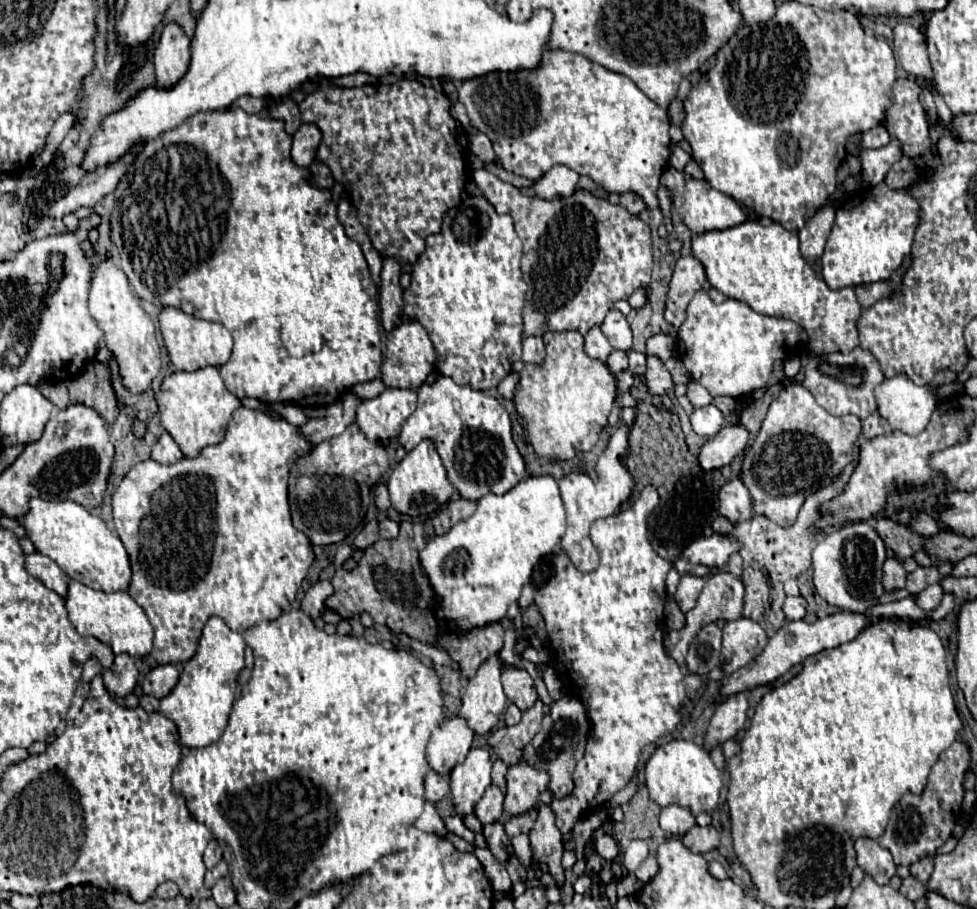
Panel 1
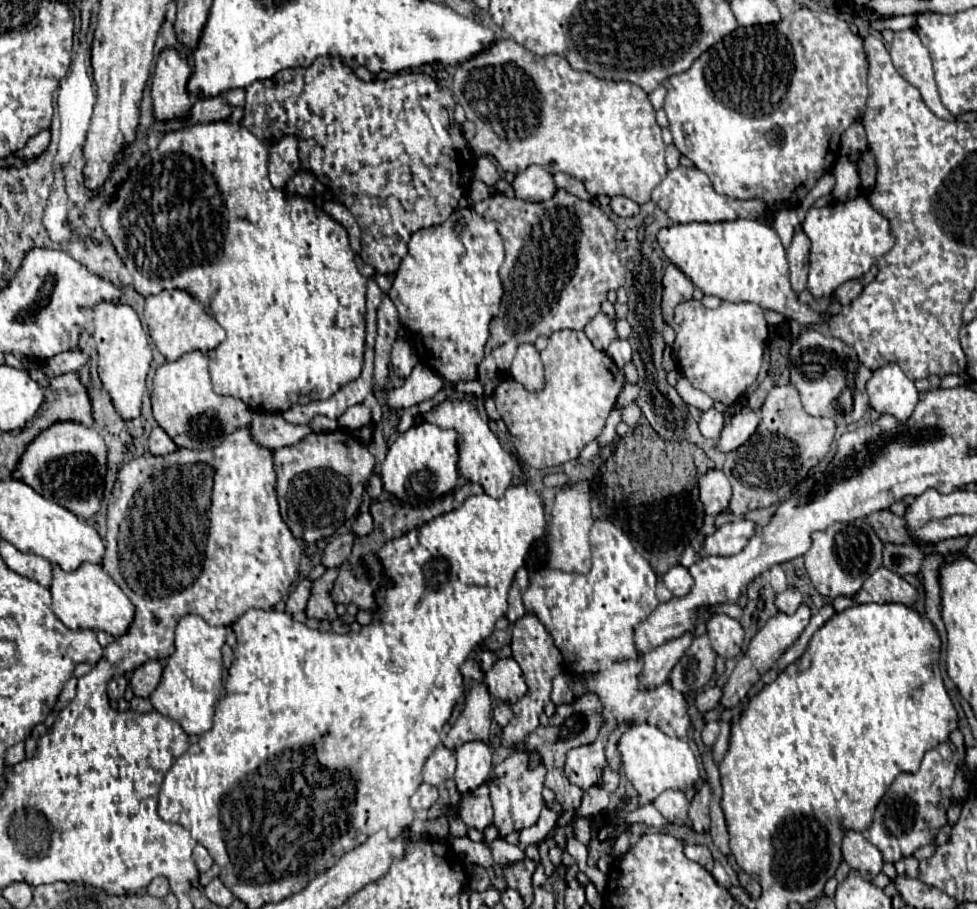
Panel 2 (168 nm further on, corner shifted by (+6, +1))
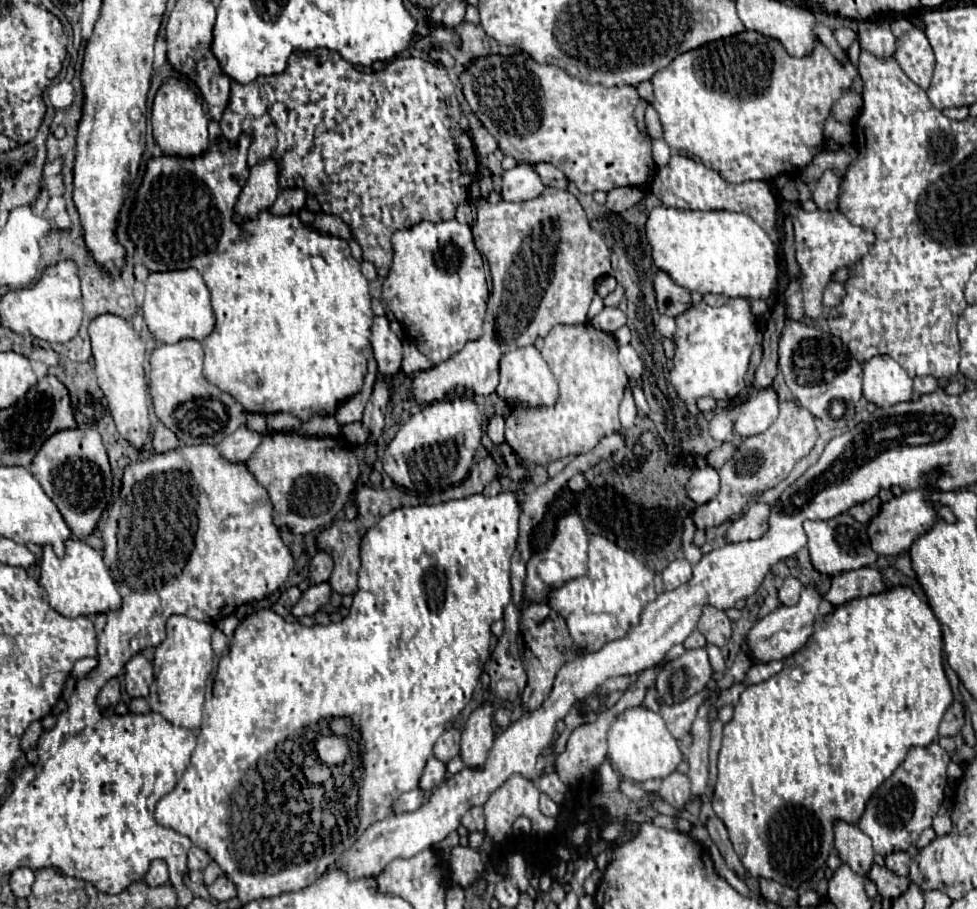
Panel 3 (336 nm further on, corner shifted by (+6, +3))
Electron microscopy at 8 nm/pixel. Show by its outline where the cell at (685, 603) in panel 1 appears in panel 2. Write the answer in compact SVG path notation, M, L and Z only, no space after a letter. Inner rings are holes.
M675 565L665 573L663 583L673 593L673 597L683 597L683 595L687 595L687 591L691 591L693 577L689 575L689 571L685 567Z

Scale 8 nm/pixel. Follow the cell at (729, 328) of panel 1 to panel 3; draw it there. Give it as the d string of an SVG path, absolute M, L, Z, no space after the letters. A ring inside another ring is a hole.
M729 299L721 307L709 307L697 303L677 317L677 333L673 337L677 349L673 357L673 369L669 371L669 383L683 399L687 407L696 408L697 399L733 399L745 387L745 373L749 357L757 341L757 329L753 323L749 301Z

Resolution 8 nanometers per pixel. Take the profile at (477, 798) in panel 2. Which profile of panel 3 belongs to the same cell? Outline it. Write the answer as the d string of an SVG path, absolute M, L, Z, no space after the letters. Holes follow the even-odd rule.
M471 807L463 819L461 819L463 827L467 831L485 831L485 817L483 817L483 809L481 807Z

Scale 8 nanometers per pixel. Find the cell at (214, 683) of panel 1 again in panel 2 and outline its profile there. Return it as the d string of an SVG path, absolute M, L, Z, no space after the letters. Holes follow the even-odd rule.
M185 615L175 629L175 653L167 659L163 679L151 693L155 711L177 721L187 735L201 735L211 729L215 703L223 689L223 645L227 643L227 629L213 627L199 615Z

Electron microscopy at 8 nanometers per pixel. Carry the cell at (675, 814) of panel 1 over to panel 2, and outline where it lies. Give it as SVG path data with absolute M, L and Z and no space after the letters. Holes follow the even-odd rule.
M665 791L653 801L655 809L667 819L667 823L683 825L689 811L689 801L681 791Z

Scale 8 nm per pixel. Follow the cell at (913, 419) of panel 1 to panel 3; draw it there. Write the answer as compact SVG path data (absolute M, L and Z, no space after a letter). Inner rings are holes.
M877 355L863 365L863 397L877 407L909 401L911 393L913 379L891 357Z

